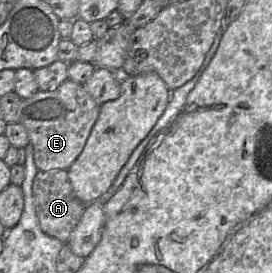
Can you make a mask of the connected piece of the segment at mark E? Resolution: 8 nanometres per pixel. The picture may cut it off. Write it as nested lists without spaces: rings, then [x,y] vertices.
[[[69,79],[53,91],[39,90],[30,98],[23,99],[19,122],[26,128],[33,145],[37,169],[67,170],[83,151],[100,107],[83,85]]]

